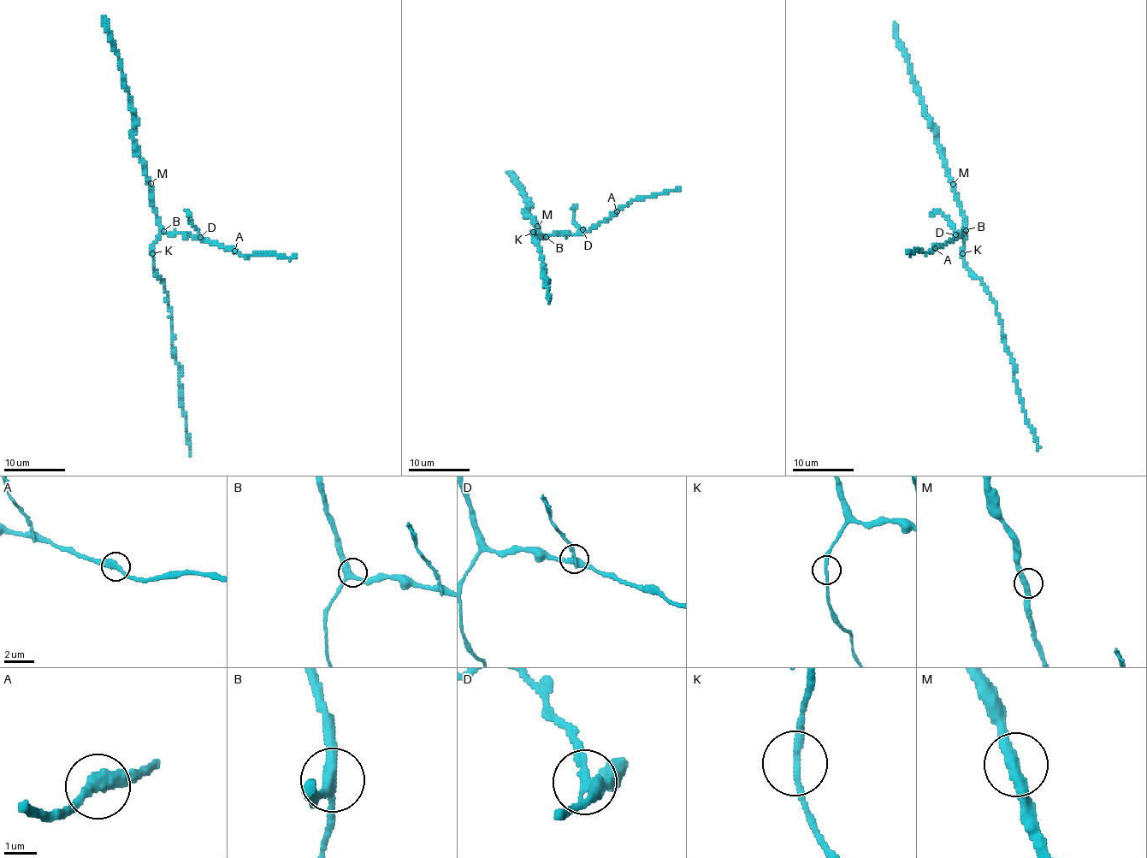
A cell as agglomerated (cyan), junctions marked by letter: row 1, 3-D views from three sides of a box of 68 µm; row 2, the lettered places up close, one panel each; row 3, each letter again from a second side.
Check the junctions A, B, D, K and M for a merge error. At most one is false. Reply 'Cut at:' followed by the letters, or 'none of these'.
Cut at: D

